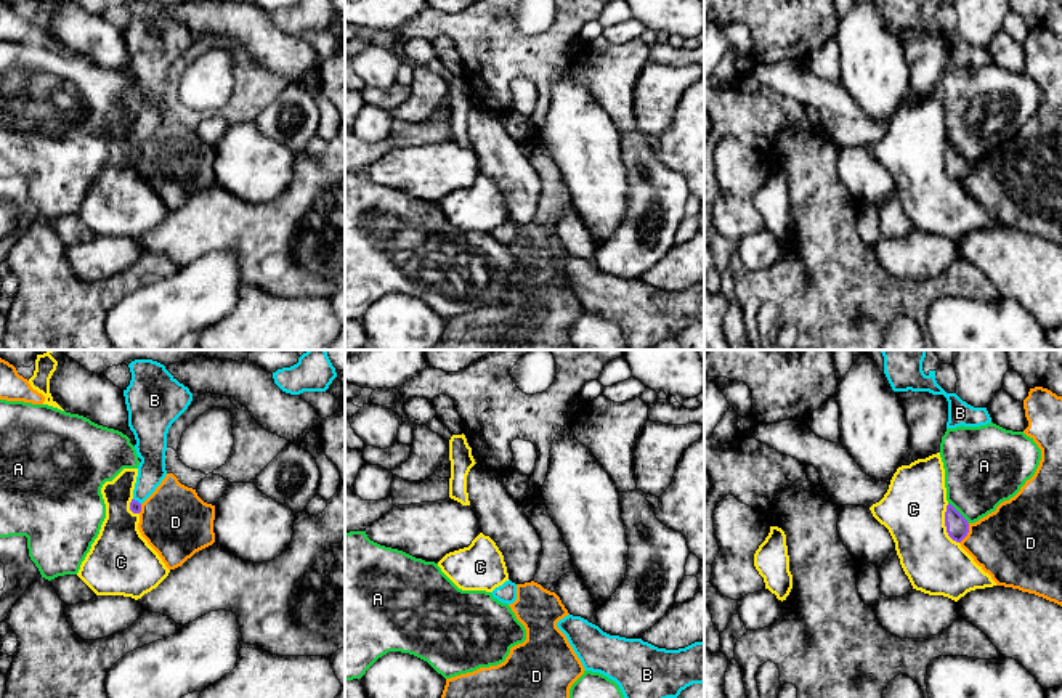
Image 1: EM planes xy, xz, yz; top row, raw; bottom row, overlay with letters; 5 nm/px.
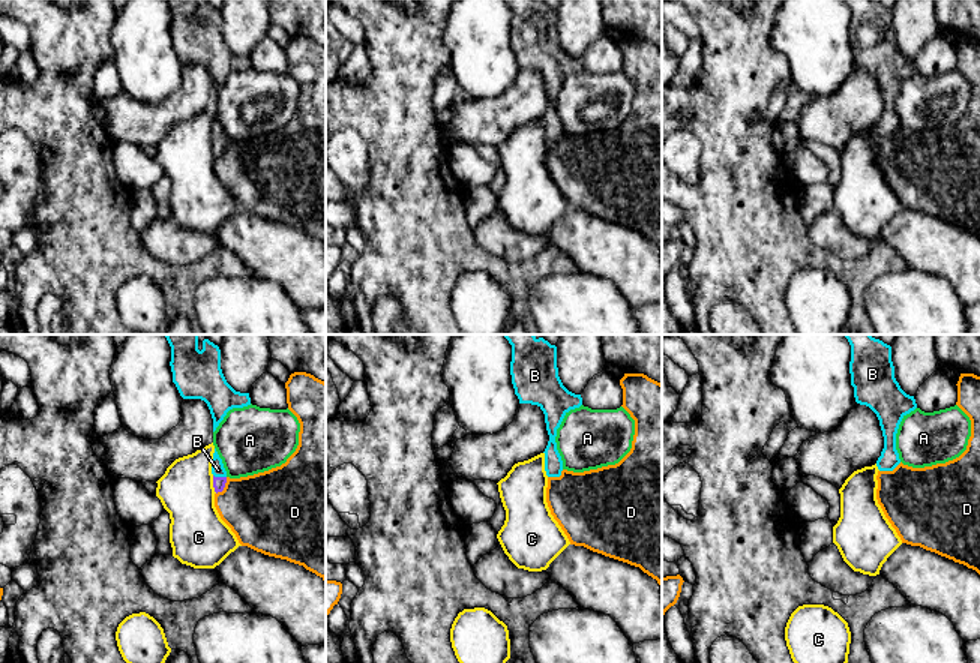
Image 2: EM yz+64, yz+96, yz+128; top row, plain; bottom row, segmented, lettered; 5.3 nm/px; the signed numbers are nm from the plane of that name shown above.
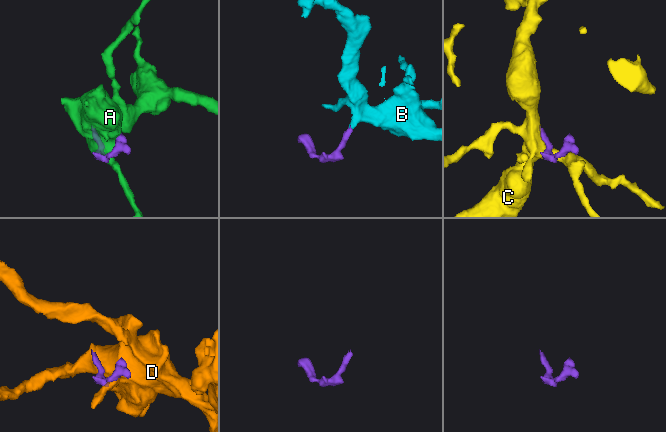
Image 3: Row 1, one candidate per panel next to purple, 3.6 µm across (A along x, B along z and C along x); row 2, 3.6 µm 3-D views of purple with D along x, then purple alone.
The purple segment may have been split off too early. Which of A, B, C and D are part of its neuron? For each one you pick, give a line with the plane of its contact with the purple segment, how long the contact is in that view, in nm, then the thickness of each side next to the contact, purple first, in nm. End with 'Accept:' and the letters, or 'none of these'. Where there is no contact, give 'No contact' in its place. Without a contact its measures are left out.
B: Touches purple in xy. Shared border 50 nm. Thickness 60 nm (purple) against 140 nm
Accept: B

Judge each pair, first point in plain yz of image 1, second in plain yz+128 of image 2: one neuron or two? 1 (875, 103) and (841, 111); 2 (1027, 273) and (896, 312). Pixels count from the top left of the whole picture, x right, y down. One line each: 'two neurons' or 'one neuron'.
1: two neurons
2: two neurons

